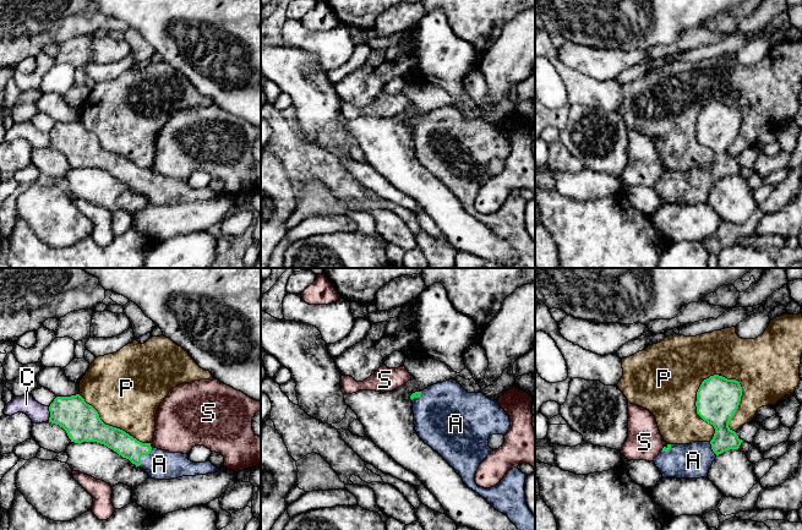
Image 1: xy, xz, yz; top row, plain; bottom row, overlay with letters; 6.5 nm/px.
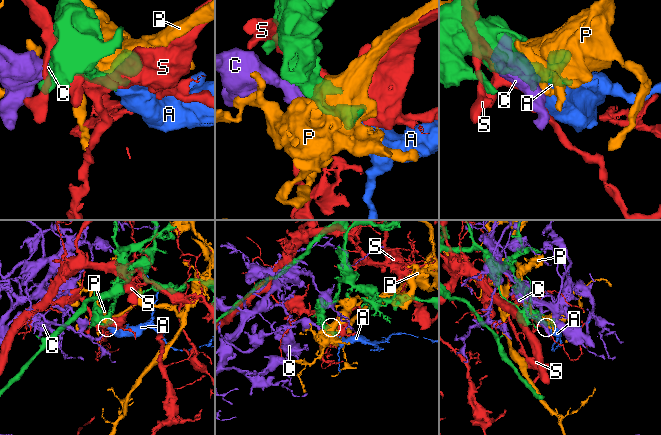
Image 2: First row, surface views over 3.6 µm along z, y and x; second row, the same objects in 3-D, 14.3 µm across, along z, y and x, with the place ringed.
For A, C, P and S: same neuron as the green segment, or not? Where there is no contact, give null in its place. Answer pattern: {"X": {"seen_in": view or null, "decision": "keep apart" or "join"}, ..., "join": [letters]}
{"A": {"seen_in": "xy", "decision": "join"}, "C": {"seen_in": "xy", "decision": "keep apart"}, "P": {"seen_in": "yz", "decision": "keep apart"}, "S": {"seen_in": "yz", "decision": "keep apart"}, "join": ["A"]}

